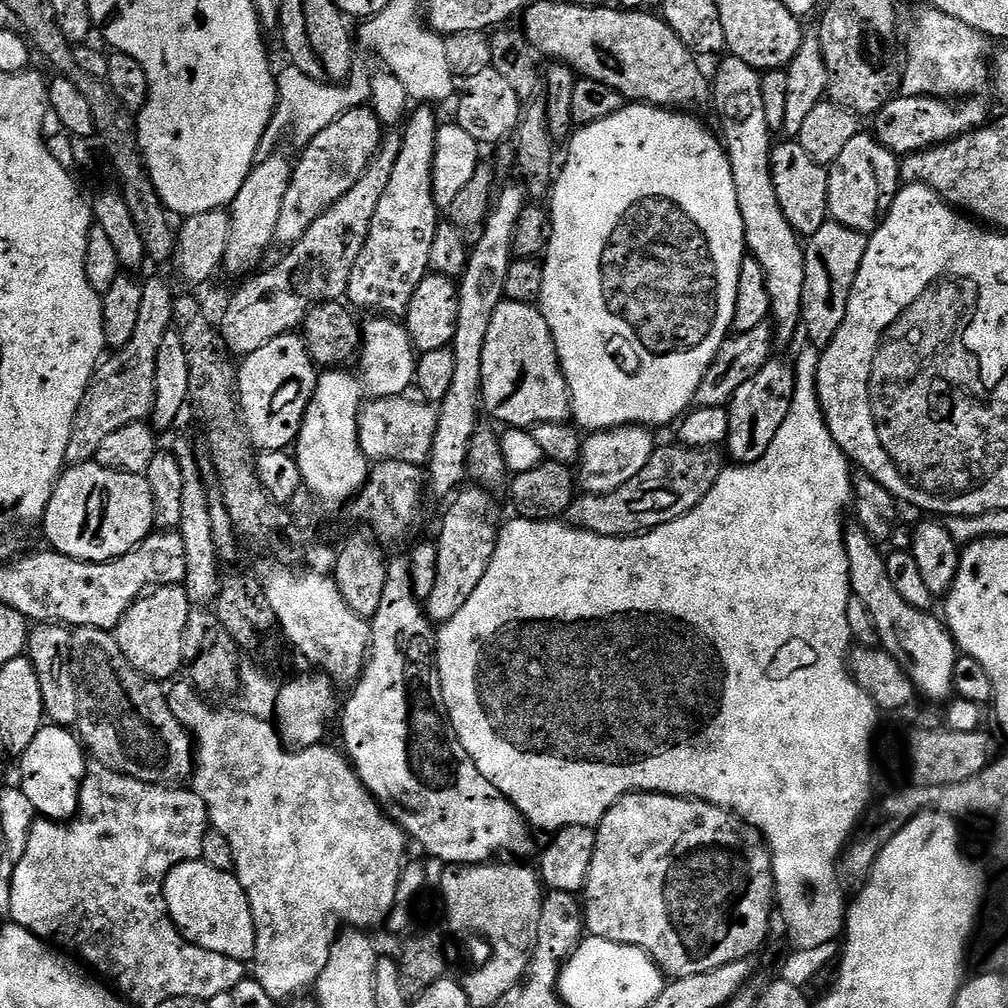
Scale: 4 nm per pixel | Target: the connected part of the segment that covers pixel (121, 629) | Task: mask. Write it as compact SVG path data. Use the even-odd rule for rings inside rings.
M166 584L153 588L135 600L126 610L120 624L114 629L118 646L126 654L126 662L144 676L157 682L171 681L176 671L186 664L186 624L193 610L193 603L180 584Z

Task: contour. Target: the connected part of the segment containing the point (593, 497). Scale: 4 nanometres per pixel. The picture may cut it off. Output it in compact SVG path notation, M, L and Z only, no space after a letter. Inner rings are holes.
M673 442L669 448L657 447L650 462L646 462L646 466L642 466L642 471L634 478L630 478L626 486L618 486L618 490L606 494L584 492L577 495L566 513L567 523L574 528L580 528L583 532L593 532L599 536L638 536L642 532L651 532L653 528L666 522L674 522L679 516L694 510L694 506L698 506L698 502L702 502L702 498L710 494L714 482L718 482L725 467L725 457L714 448L685 448L679 442Z

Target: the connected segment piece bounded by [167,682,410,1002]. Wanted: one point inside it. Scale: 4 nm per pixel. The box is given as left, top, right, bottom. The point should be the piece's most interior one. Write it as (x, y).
(314, 852)

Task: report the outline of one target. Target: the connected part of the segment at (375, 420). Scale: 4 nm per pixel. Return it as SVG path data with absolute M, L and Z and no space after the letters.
M405 394L372 398L361 408L358 434L362 450L368 455L369 461L397 460L427 465L438 430L438 412L431 403L420 398L411 400L410 397Z

